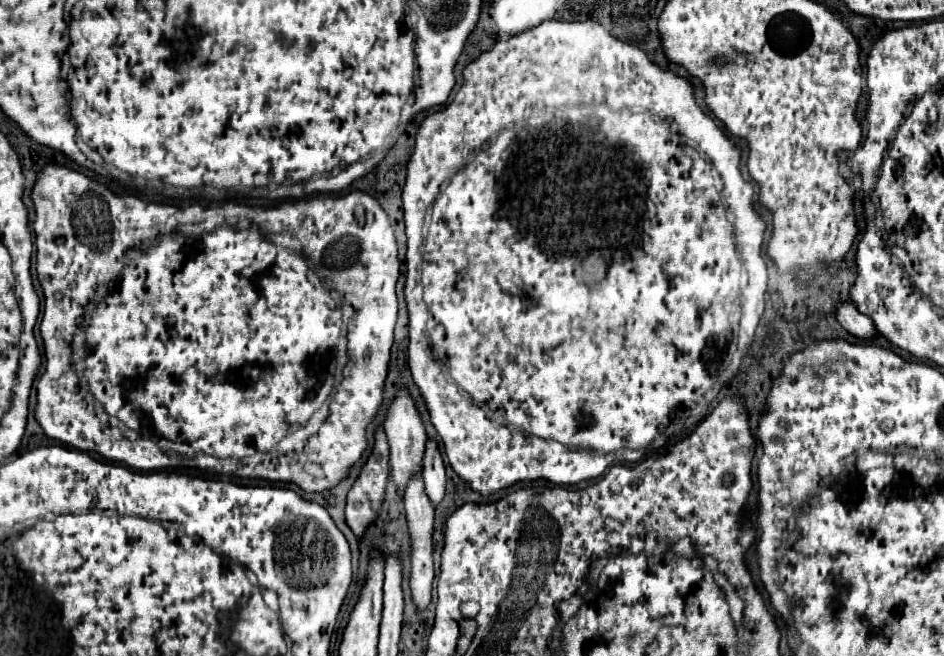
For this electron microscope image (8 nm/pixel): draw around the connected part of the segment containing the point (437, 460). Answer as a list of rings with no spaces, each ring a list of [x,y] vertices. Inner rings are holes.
[[[427,439],[425,445],[423,479],[425,479],[425,493],[429,495],[431,503],[437,505],[445,493],[445,465],[439,453],[439,445],[433,439]]]

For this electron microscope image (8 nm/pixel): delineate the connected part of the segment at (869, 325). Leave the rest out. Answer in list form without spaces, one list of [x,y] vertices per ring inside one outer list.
[[[851,303],[839,305],[839,309],[837,309],[837,321],[841,323],[843,329],[847,329],[851,335],[855,335],[859,339],[877,337],[875,323],[867,315],[859,313]]]

